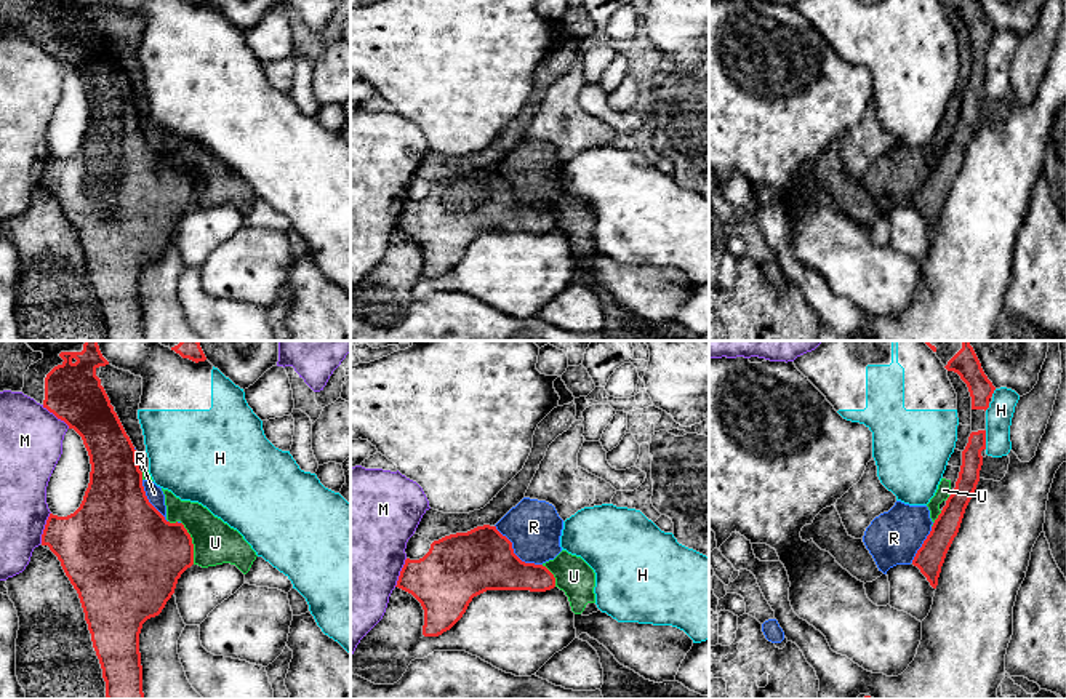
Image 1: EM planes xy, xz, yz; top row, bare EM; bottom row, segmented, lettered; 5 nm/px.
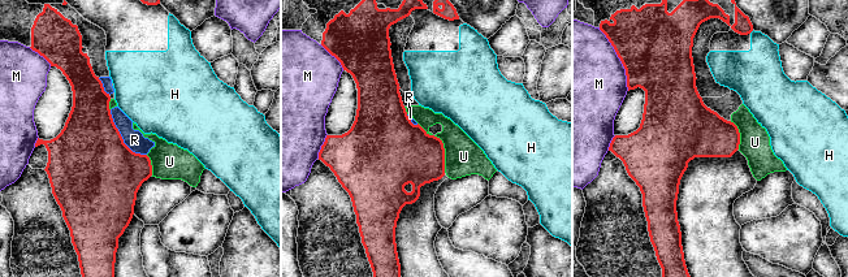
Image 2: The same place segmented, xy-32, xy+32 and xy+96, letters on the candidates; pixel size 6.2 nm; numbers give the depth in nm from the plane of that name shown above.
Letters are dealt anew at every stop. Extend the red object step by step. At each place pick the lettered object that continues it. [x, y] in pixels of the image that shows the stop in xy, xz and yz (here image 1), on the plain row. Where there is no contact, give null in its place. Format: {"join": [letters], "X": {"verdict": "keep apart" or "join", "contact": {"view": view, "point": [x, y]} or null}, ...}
{"join": [], "H": {"verdict": "keep apart", "contact": {"view": "yz", "point": [985, 82]}}, "M": {"verdict": "keep apart", "contact": {"view": "xy", "point": [45, 170]}}, "R": {"verdict": "keep apart", "contact": {"view": "xz", "point": [512, 194]}}, "U": {"verdict": "keep apart", "contact": {"view": "xy", "point": [191, 184]}}}

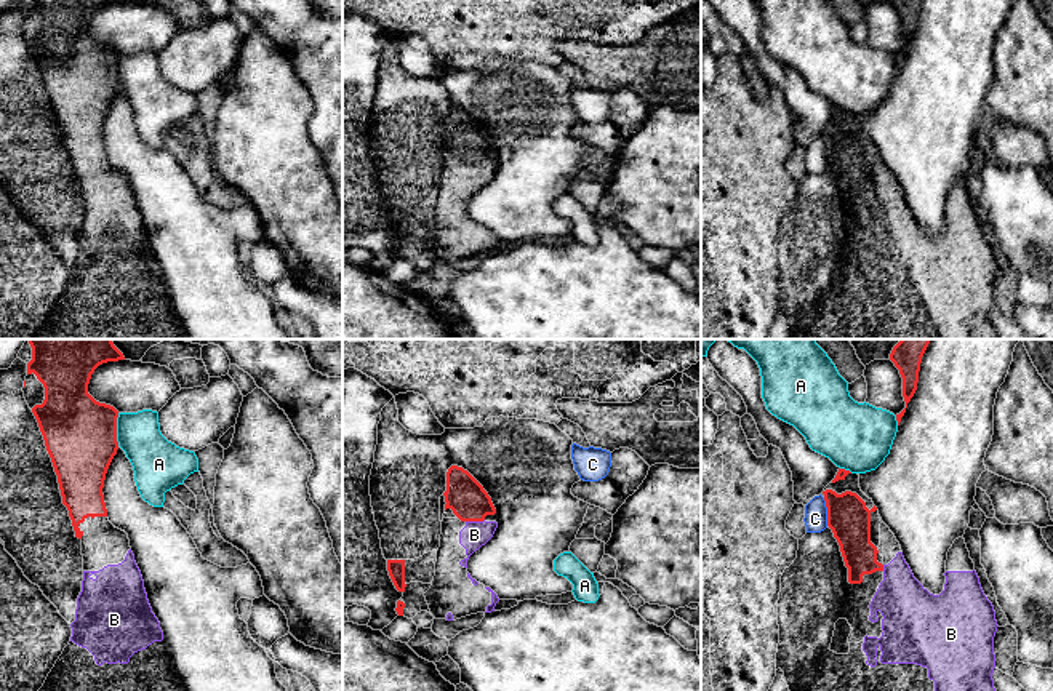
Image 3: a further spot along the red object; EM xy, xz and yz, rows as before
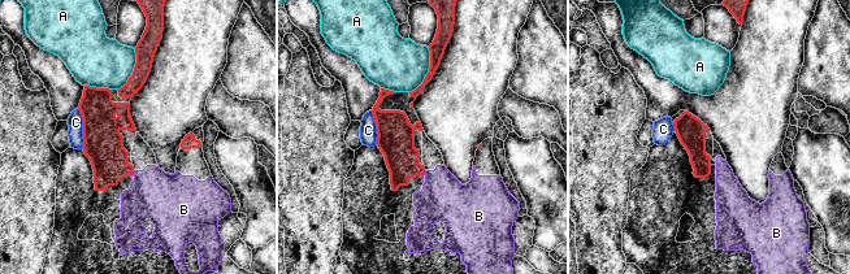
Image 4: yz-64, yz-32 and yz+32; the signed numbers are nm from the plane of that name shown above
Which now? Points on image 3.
{"join": ["B"], "A": {"verdict": "keep apart", "contact": {"view": "xy", "point": [116, 71]}}, "B": {"verdict": "join", "contact": {"view": "xz", "point": [474, 162]}}, "C": {"verdict": "keep apart", "contact": {"view": "yz", "point": [828, 154]}}}

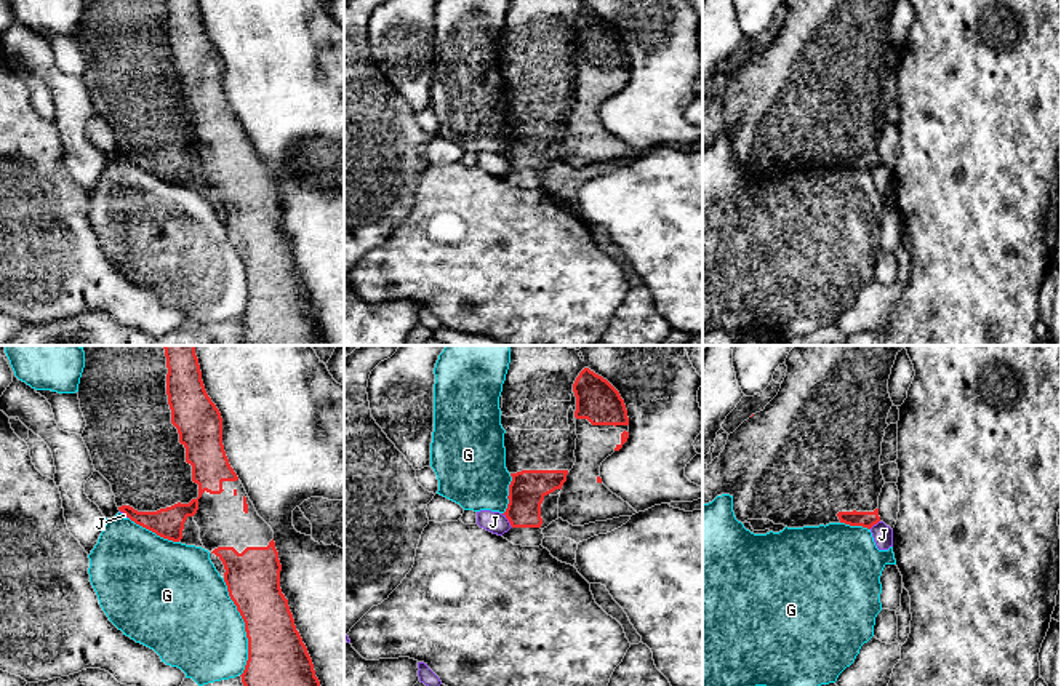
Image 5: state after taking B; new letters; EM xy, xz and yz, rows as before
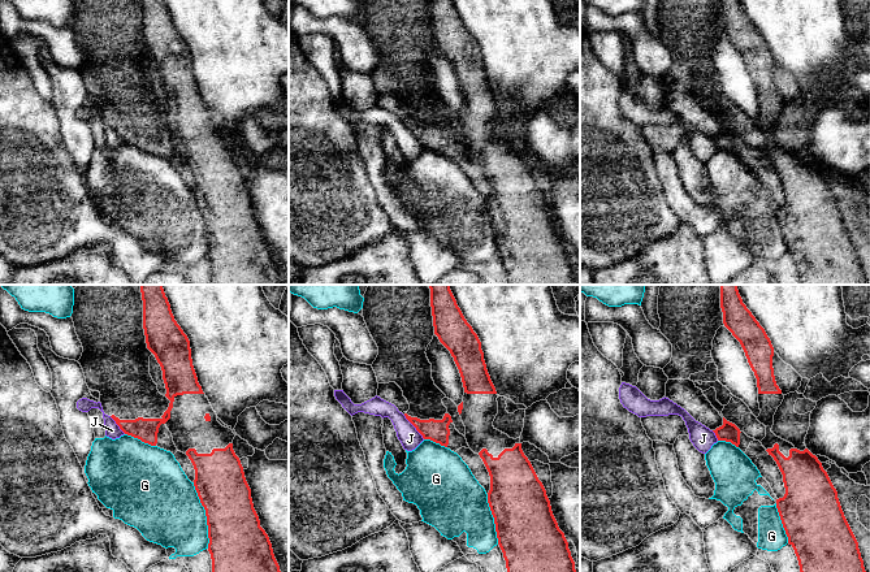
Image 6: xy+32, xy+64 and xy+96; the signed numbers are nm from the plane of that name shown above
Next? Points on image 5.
{"join": [], "G": {"verdict": "keep apart", "contact": {"view": "xy", "point": [245, 269]}}, "J": {"verdict": "keep apart", "contact": {"view": "xz", "point": [508, 160]}}}

